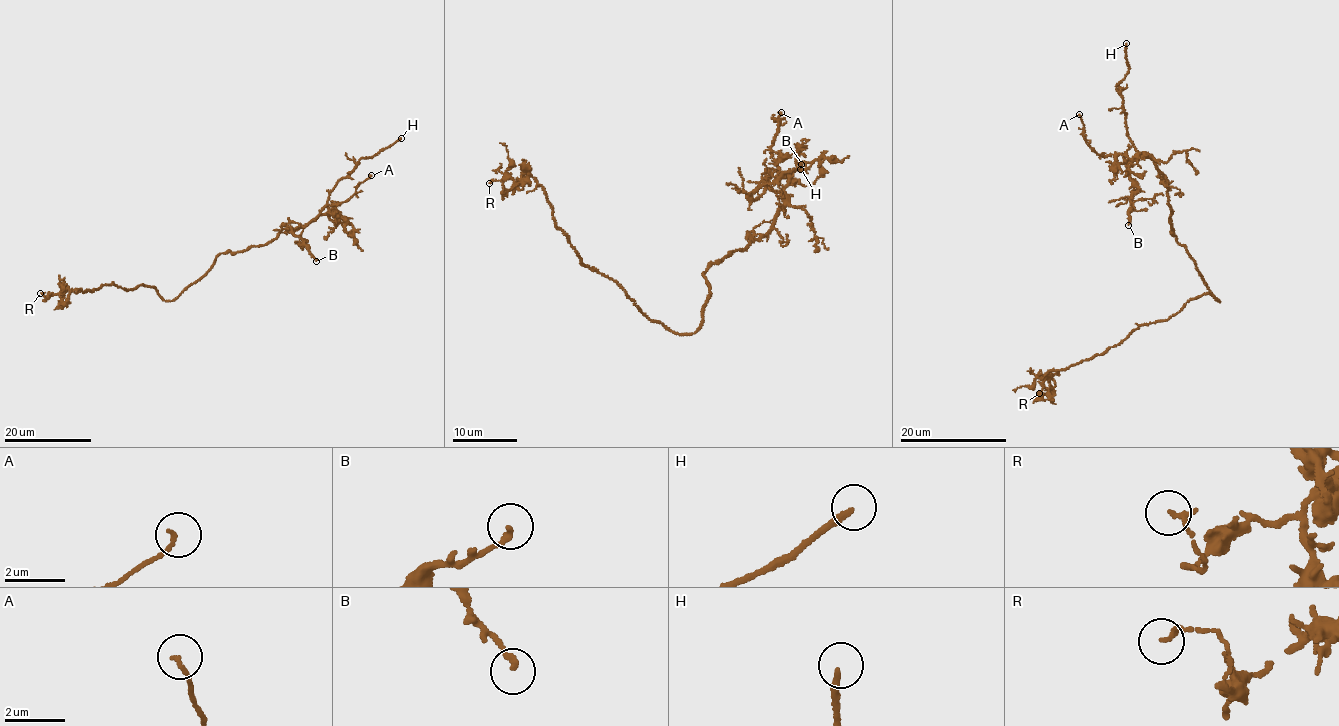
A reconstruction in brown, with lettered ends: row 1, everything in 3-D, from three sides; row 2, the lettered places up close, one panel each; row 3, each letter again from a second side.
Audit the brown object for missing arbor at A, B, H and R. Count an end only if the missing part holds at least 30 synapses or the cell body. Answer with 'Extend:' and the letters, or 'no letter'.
Extend: H

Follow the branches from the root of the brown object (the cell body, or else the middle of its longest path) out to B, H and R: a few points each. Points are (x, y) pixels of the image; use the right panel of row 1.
B: (1198, 271), (1173, 233), (1164, 177), (1151, 157), (1131, 159), (1126, 152), (1137, 191), (1130, 201), (1128, 225)
H: (1198, 271), (1173, 233), (1164, 177), (1129, 136), (1116, 86), (1129, 69), (1126, 43)
R: (1198, 271), (1219, 302), (1203, 295), (1167, 319), (1137, 327), (1102, 353), (1049, 371), (1051, 397), (1039, 393)

